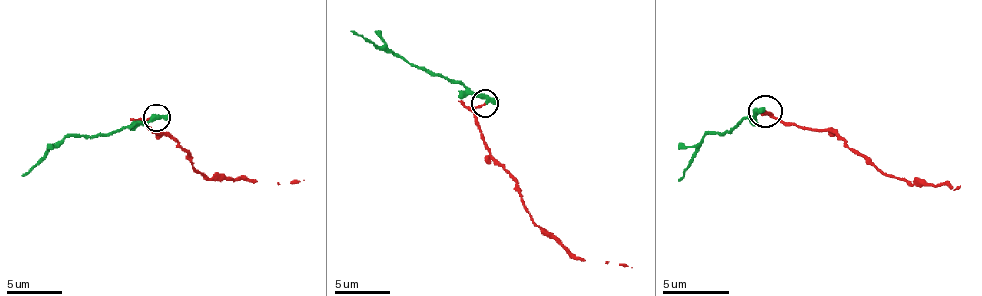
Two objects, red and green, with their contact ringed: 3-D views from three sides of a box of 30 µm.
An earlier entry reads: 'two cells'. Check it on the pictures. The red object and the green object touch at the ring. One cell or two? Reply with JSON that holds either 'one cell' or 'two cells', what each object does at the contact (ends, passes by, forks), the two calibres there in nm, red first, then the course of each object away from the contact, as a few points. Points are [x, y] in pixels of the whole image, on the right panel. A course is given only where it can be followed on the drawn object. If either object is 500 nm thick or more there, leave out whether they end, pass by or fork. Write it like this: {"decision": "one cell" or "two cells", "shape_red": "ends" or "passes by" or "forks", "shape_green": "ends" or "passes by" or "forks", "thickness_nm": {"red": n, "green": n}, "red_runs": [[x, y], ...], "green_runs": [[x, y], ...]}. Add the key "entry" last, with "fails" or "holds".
{"decision": "two cells", "shape_red": "ends", "shape_green": "ends", "thickness_nm": {"red": 190, "green": 440}, "red_runs": [[764, 111], [774, 118], [831, 128], [843, 142], [900, 178], [953, 188], [953, 191], [960, 185]], "green_runs": [[764, 108], [731, 132], [707, 135], [678, 182]], "entry": "holds"}

